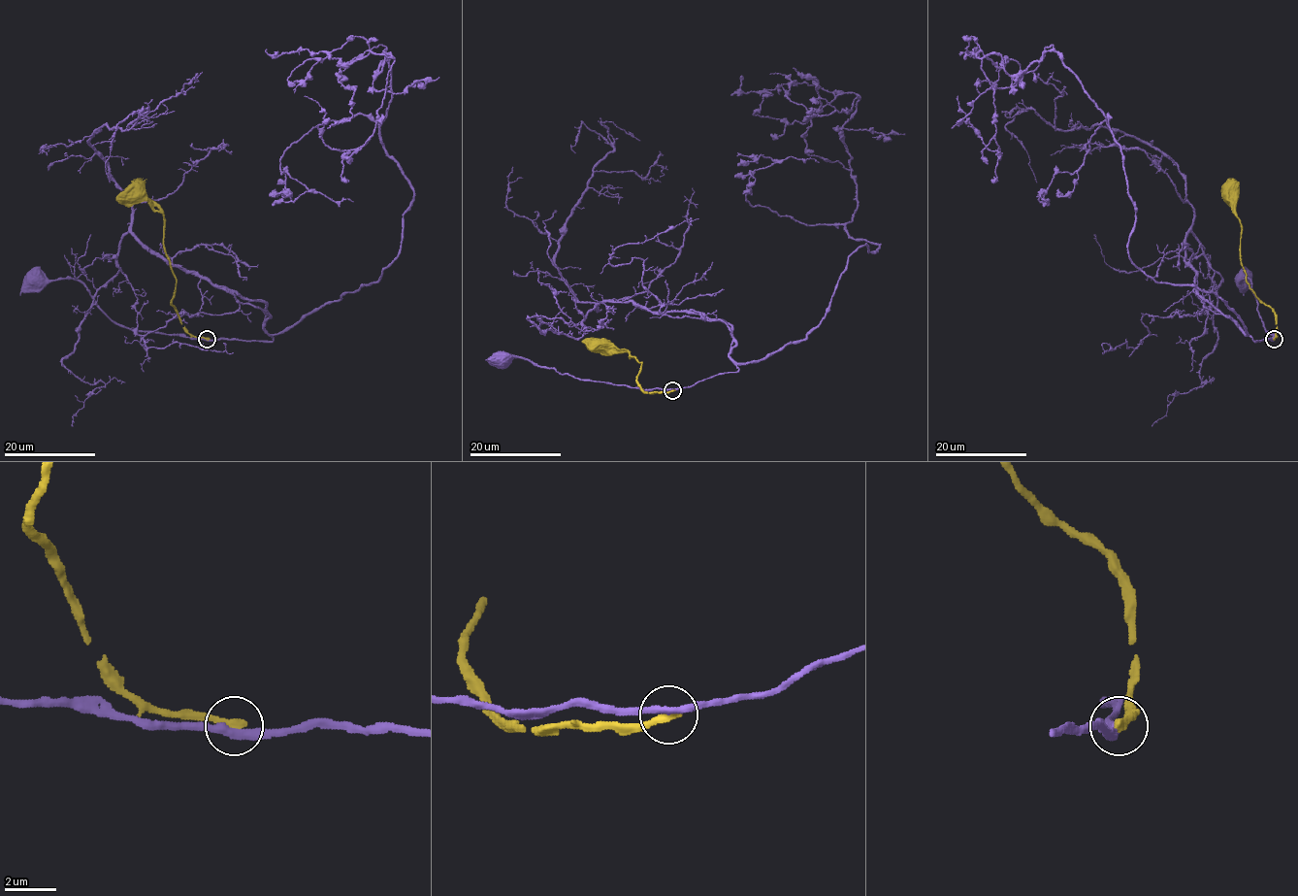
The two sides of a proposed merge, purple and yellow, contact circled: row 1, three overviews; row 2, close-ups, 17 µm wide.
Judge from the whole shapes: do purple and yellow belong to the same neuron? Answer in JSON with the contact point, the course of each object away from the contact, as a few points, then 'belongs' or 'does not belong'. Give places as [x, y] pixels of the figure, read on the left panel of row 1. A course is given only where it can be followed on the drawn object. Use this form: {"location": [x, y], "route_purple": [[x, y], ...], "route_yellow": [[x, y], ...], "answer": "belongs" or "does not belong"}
{"location": [207, 339], "route_purple": [[207, 339], [119, 326], [102, 309], [90, 292], [72, 278], [47, 281], [40, 287], [35, 286]], "route_yellow": [[207, 339], [193, 337], [181, 324], [172, 303], [175, 280], [165, 248], [162, 213], [147, 199], [134, 193]], "answer": "does not belong"}

